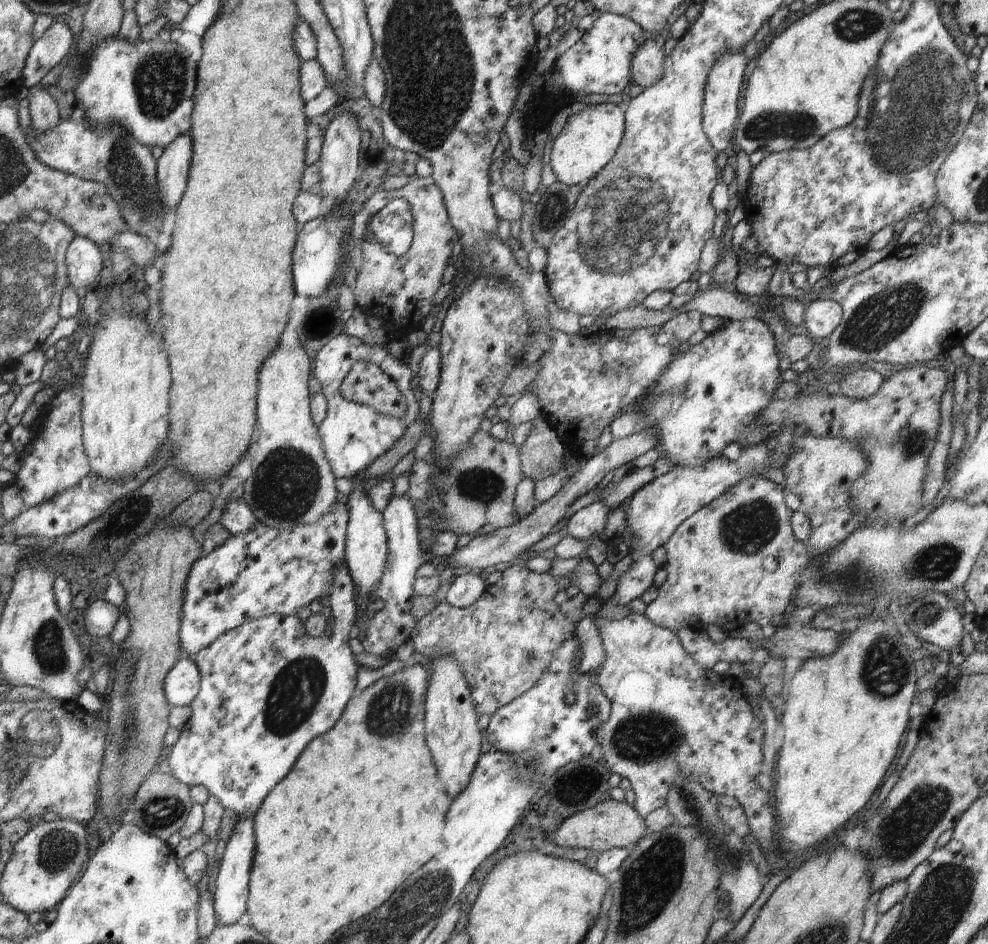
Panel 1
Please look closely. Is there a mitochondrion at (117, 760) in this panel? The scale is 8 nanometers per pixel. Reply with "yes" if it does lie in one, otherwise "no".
no

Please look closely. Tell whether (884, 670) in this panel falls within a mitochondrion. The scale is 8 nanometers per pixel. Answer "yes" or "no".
yes

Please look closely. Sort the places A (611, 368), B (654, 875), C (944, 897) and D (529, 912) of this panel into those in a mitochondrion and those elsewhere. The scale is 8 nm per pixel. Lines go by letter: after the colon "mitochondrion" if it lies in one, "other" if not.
A: mitochondrion
B: mitochondrion
C: mitochondrion
D: other

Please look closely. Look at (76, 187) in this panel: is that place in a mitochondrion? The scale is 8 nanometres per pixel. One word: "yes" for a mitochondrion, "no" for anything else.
no

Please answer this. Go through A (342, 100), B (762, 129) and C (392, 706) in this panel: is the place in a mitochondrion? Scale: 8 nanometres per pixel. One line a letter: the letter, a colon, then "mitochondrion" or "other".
A: other
B: mitochondrion
C: mitochondrion

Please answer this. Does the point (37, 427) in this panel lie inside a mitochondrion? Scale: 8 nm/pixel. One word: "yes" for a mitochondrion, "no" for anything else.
no

